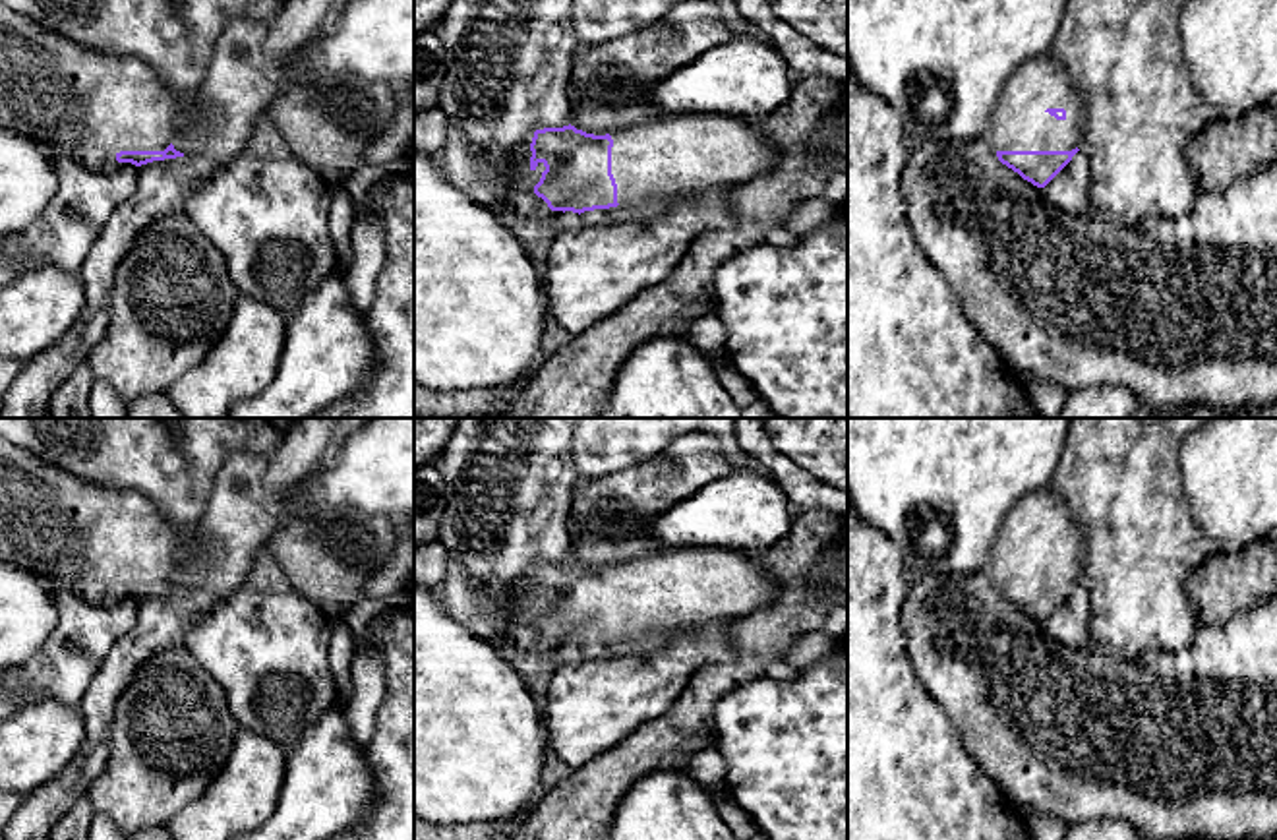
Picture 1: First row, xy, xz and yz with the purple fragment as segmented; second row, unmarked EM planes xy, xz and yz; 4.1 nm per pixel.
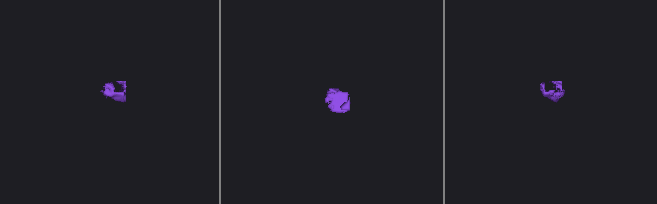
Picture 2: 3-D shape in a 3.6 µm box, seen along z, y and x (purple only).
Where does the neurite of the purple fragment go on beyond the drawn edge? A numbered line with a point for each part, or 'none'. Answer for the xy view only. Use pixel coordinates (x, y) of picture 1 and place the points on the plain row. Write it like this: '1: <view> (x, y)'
1: xy (82, 537)

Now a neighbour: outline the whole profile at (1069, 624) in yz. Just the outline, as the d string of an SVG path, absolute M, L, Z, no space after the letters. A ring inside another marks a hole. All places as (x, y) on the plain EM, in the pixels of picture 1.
M1084 569L1072 594L1043 621L1047 633L1068 648L1087 648L1089 592Z

